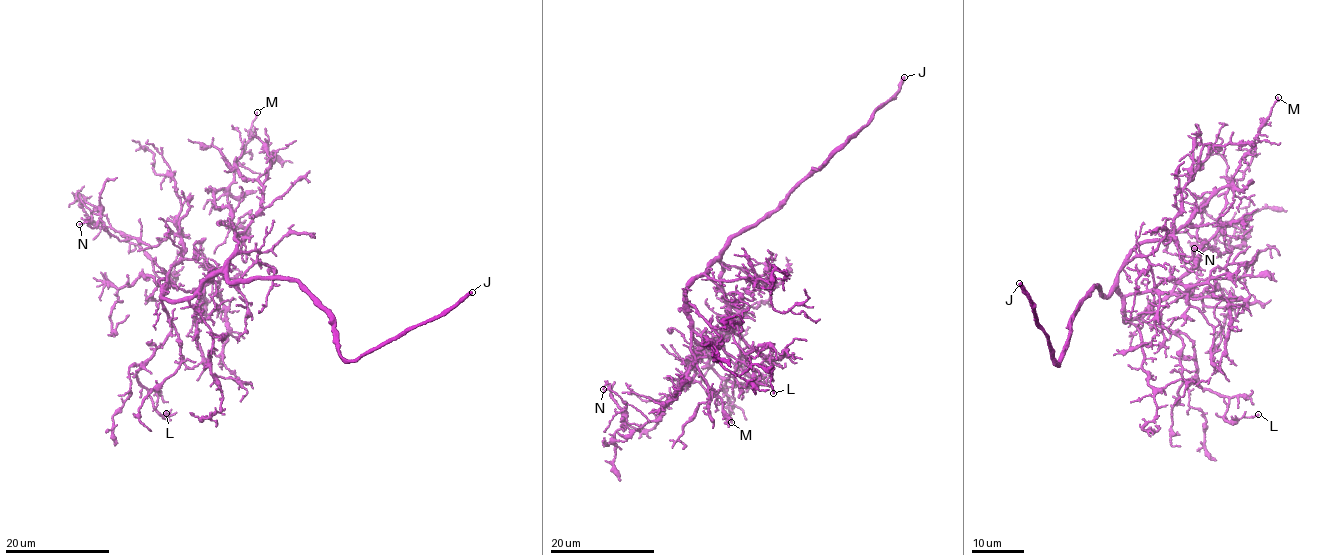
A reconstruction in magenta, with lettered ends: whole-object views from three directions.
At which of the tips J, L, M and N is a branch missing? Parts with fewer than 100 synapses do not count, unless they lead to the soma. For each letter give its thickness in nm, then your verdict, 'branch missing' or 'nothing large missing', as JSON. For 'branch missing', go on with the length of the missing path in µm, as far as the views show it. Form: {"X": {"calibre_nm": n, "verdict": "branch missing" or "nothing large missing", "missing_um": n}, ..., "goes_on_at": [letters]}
{"J": {"calibre_nm": 400, "verdict": "branch missing", "missing_um": 35}, "L": {"calibre_nm": 130, "verdict": "nothing large missing"}, "M": {"calibre_nm": 170, "verdict": "nothing large missing"}, "N": {"calibre_nm": 90, "verdict": "nothing large missing"}, "goes_on_at": ["J"]}

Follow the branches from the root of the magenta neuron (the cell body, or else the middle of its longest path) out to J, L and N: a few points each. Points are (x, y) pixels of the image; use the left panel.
J: (213, 276), (221, 272), (232, 282), (290, 278), (329, 315), (336, 350), (348, 360), (442, 316), (472, 292)
L: (213, 276), (191, 296), (161, 299), (172, 326), (135, 374), (152, 406), (166, 413)
N: (213, 276), (191, 296), (162, 298), (181, 239), (150, 246), (117, 232), (101, 210), (96, 226), (79, 224)

